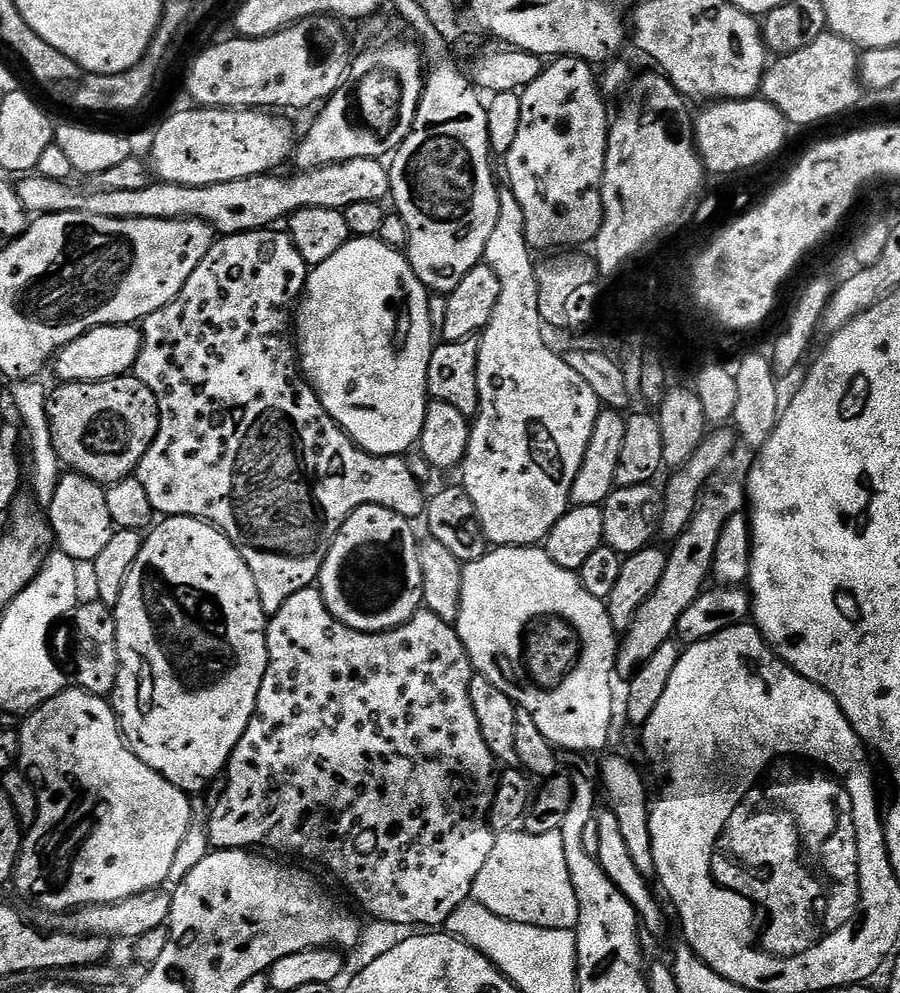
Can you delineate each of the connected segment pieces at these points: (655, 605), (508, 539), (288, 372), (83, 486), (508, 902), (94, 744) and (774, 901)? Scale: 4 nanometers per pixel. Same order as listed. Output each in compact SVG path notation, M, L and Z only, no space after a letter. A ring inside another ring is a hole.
M716 478L700 493L699 504L692 520L679 537L674 540L676 549L668 552L666 574L662 574L662 582L654 588L654 594L642 602L634 622L623 633L616 653L617 665L632 664L639 666L662 646L662 642L676 636L678 618L690 607L690 602L705 591L712 574L714 554L718 550L718 542L722 538L722 530L728 519L736 512L744 512L746 508L746 488L736 480L720 480ZM705 583L705 584L704 584Z
M507 186L499 189L499 195L500 213L498 214L498 222L495 223L494 234L491 235L490 240L486 244L483 263L488 264L494 270L494 274L498 274L500 293L498 294L498 306L494 306L494 314L479 337L480 349L478 350L478 370L476 373L478 374L480 409L476 411L475 417L470 424L472 433L470 434L470 442L468 443L468 449L464 455L464 463L462 465L462 473L464 472L462 486L466 490L466 494L470 494L470 502L474 502L478 520L484 531L484 537L488 539L489 545L502 548L527 548L547 541L550 530L554 530L554 526L568 513L572 499L574 478L578 478L578 470L586 458L586 446L590 446L590 434L594 434L594 422L600 417L602 405L598 394L568 365L567 359L563 355L559 356L544 341L545 329L542 327L540 318L538 282L536 281L538 264L537 261L532 261L534 252L533 249L529 248L528 239L524 236L522 206L518 206L518 198L514 198L512 189Z
M261 230L258 232L234 232L224 234L213 243L198 270L190 274L186 286L162 310L150 314L142 321L144 341L136 359L135 376L154 394L160 411L158 434L149 446L148 452L135 470L135 477L146 489L150 497L153 513L161 517L193 516L195 520L204 520L220 529L231 544L242 554L250 574L254 574L254 586L258 586L258 598L262 602L265 617L271 618L298 590L313 587L319 581L320 571L326 562L326 554L346 518L354 510L367 504L377 504L394 510L400 516L409 518L423 517L426 512L425 485L412 473L408 460L404 456L375 456L362 450L330 418L316 396L316 389L306 379L298 367L298 352L294 347L294 305L308 283L310 265L304 261L302 254L294 246L291 236L284 230Z
M71 470L61 475L58 490L54 490L54 498L46 505L46 515L59 551L77 562L96 560L109 544L114 531L105 489Z
M523 830L499 833L494 850L490 850L490 858L486 858L482 870L478 870L478 878L474 878L471 899L510 922L554 930L575 929L580 903L570 878L566 846L560 831L550 834L530 834Z
M68 686L54 698L47 700L44 705L36 709L36 711L31 713L31 715L29 715L25 720L28 721L26 721L22 726L19 725L18 728L20 737L22 738L22 754L20 755L19 767L36 788L40 801L38 802L38 814L36 815L36 820L27 829L26 835L23 837L20 846L20 857L16 863L16 875L14 877L14 885L16 884L17 890L24 896L33 896L42 907L49 908L49 910L52 911L52 914L63 914L72 911L74 908L85 908L91 904L117 904L126 898L134 898L136 894L142 894L148 890L154 890L155 888L167 885L169 883L168 875L170 874L170 866L173 865L174 858L178 858L178 846L182 844L182 840L186 836L188 828L191 826L191 802L189 800L189 793L182 791L181 788L174 786L170 782L166 782L166 778L162 778L162 774L150 770L150 766L146 766L146 762L142 762L135 756L135 754L133 754L132 749L128 746L128 741L124 739L123 732L120 731L120 721L116 719L115 710L112 709L111 703L109 703L109 701L103 696L95 696L89 692L82 691L82 689L78 687Z
M788 758L773 763L763 773L762 784L765 784L765 788L757 786L745 796L743 804L736 810L734 823L730 830L725 831L724 835L721 836L718 851L712 857L712 877L723 888L729 888L742 894L747 900L752 901L753 904L762 909L761 912L761 909L757 907L752 911L752 917L759 921L762 916L762 947L765 952L770 952L774 956L797 956L810 950L818 941L824 939L827 933L836 932L842 926L846 926L846 922L850 922L856 917L856 909L860 906L858 842L856 841L854 818L852 817L852 799L843 783L825 771L823 767L813 766L808 762L793 762Z

